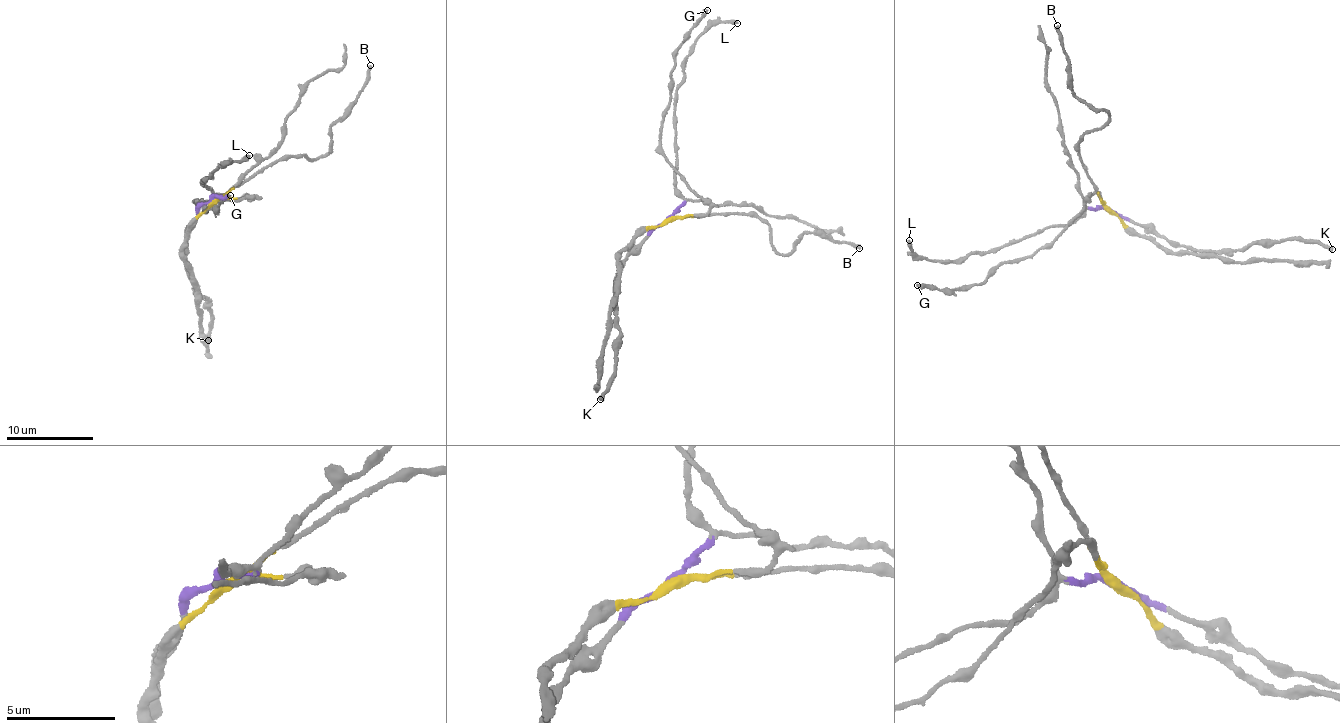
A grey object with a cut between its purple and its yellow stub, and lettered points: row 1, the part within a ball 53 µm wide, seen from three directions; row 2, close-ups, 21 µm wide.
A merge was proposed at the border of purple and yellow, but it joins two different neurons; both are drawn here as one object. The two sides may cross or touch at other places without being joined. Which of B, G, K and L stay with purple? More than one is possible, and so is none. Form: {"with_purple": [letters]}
{"with_purple": ["K", "L"]}

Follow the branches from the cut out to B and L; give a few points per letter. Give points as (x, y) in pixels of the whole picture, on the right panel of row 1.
B: (1110, 209), (1090, 180), (1077, 145), (1085, 131), (1104, 129), (1108, 113), (1092, 110), (1072, 90), (1057, 25)
L: (1110, 209), (1100, 206), (1087, 208), (1065, 225), (1039, 229), (1009, 242), (942, 262), (918, 254), (909, 239)

